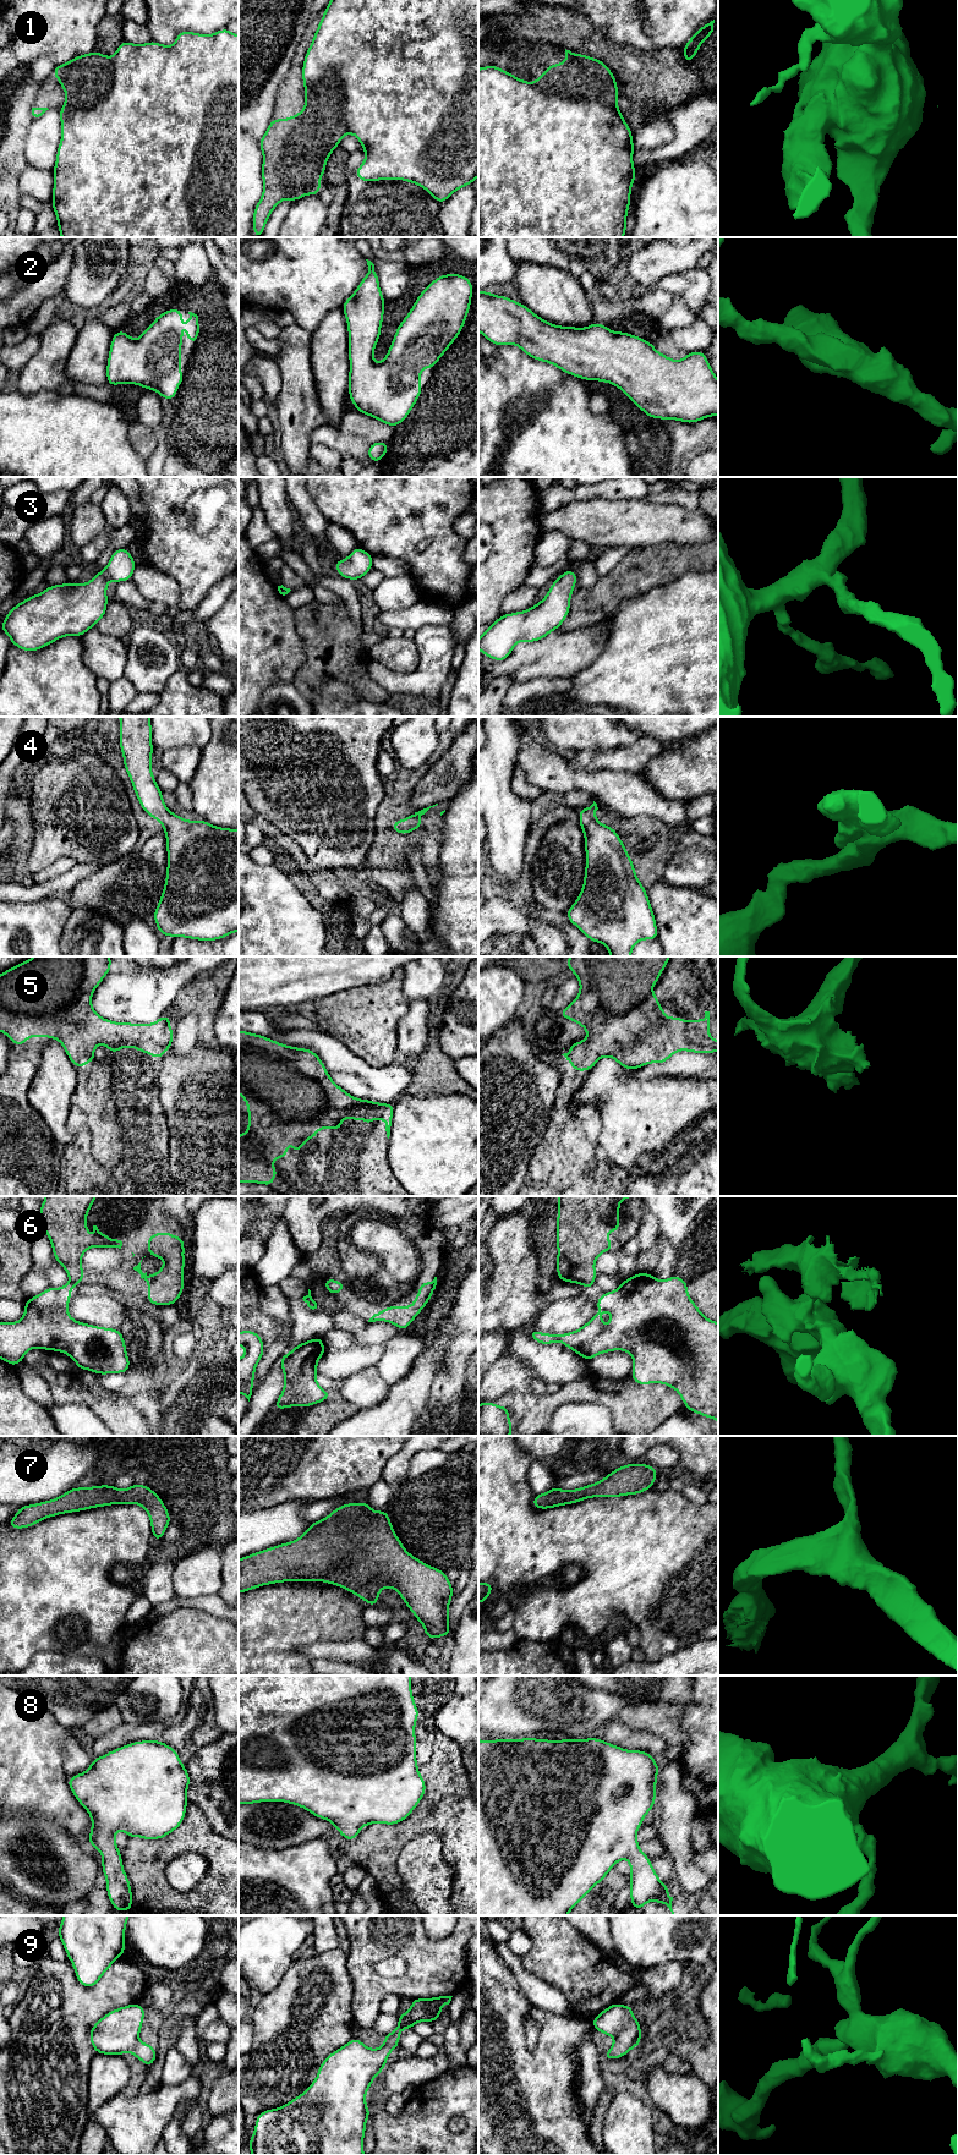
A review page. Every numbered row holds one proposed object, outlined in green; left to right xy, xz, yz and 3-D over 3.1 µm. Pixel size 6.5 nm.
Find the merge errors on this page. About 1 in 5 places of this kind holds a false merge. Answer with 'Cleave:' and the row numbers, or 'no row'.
Cleave: 1, 6

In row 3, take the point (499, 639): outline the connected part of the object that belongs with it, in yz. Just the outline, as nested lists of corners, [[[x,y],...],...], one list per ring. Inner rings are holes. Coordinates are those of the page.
[[[566,569],[541,602],[527,610],[502,614],[478,638],[478,649],[486,657],[503,662],[518,642],[536,642],[559,629],[569,614],[577,580],[577,574]]]

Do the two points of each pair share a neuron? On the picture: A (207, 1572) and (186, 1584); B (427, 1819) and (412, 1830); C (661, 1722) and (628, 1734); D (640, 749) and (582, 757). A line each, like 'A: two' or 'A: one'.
A: one
B: one
C: two
D: one

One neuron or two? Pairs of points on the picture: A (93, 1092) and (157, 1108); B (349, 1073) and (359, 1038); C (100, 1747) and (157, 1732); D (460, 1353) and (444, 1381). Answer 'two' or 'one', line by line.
A: one
B: two
C: one
D: one

